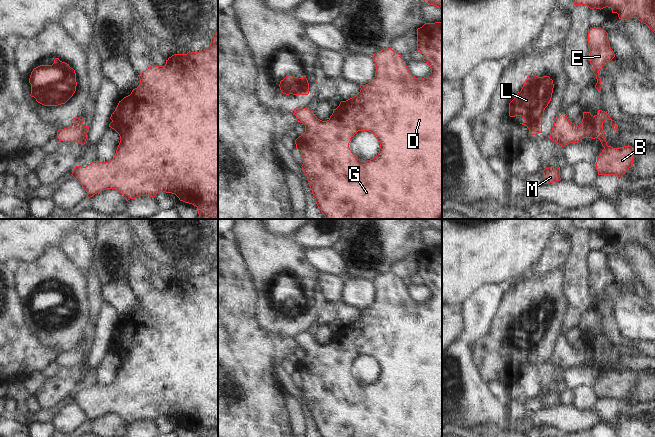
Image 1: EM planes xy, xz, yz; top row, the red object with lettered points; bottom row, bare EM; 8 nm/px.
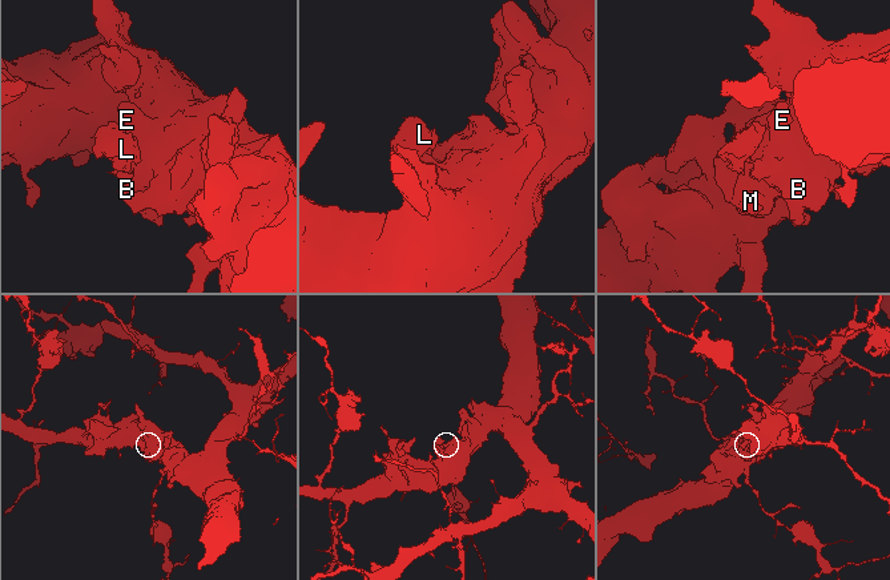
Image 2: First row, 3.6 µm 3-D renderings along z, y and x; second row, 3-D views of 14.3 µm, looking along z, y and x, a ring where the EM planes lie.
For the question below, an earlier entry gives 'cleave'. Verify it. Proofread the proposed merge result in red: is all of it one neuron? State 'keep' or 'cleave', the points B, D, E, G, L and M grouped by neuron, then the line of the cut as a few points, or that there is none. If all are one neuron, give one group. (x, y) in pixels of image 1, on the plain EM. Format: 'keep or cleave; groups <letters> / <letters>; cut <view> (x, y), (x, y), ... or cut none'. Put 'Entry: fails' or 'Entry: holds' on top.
Entry: holds
cleave; groups B D E G M / L; cut xy (79, 343), (71, 349)

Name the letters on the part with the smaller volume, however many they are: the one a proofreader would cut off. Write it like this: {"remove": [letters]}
{"remove": ["L"]}

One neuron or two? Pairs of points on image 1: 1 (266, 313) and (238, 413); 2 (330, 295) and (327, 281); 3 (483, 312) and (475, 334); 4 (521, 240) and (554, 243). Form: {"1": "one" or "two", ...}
{"1": "two", "2": "one", "3": "one", "4": "two"}

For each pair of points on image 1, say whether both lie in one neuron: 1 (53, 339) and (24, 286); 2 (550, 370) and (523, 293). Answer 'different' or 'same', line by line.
1: same
2: different

